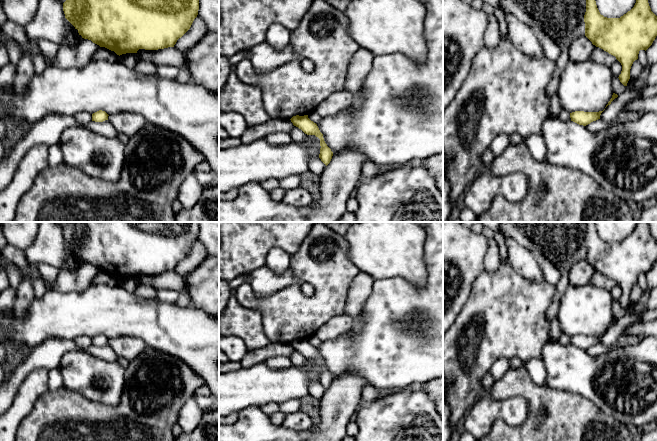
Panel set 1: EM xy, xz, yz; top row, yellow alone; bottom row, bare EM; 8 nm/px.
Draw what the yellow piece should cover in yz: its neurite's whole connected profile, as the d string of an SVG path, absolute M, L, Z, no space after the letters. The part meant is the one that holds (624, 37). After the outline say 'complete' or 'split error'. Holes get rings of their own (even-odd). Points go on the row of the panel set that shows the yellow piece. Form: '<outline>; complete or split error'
M586 0L584 15L585 36L593 45L616 57L622 65L620 82L627 86L630 69L638 59L640 50L647 50L657 36L657 16L651 11L648 0L636 0L634 7L620 18L607 18L600 14L595 0Z; complete

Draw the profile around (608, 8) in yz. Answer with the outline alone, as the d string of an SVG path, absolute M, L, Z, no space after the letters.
M595 0L601 15L607 18L620 18L630 11L636 0Z

